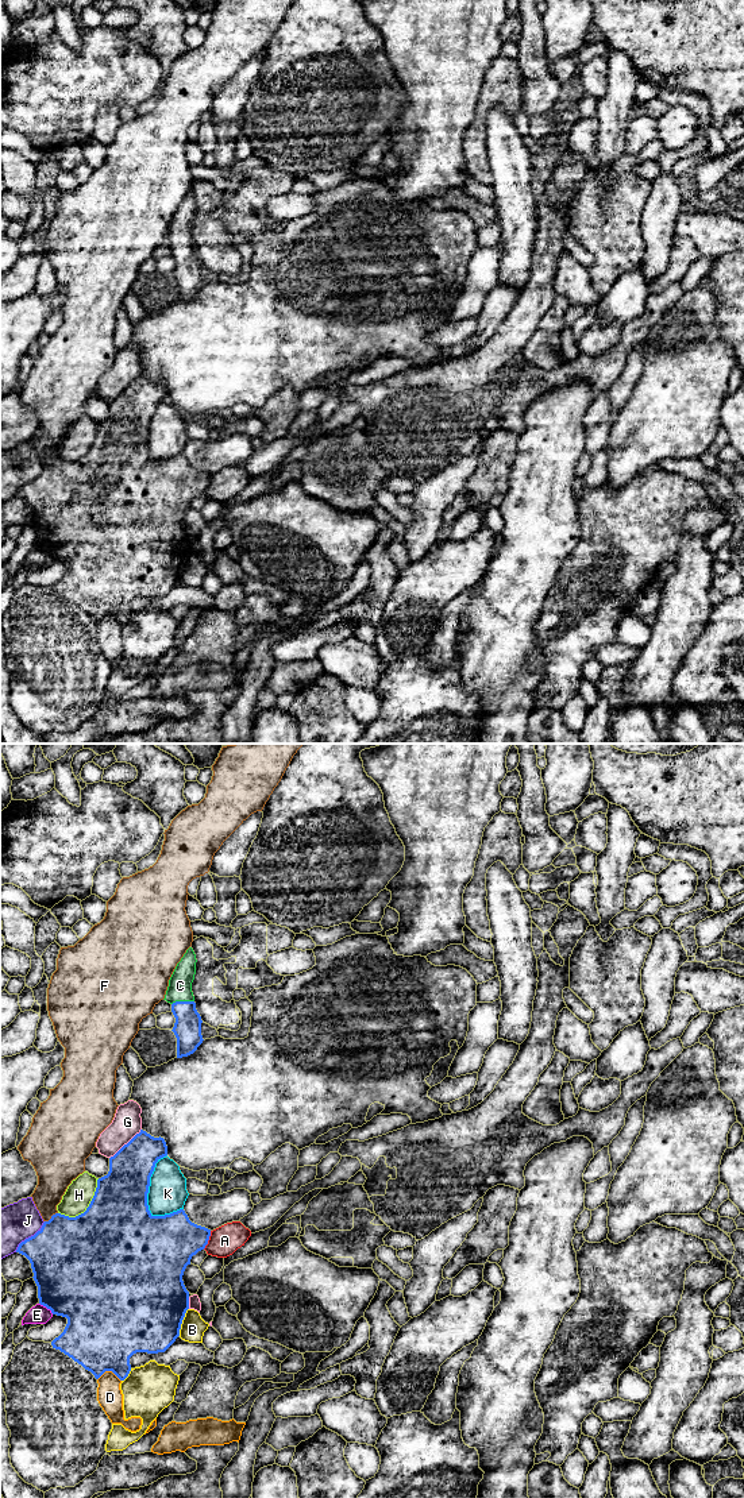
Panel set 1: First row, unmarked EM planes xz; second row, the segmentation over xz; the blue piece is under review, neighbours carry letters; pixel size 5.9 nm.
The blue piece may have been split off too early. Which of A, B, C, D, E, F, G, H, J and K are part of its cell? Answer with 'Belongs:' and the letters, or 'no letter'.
Belongs: C

